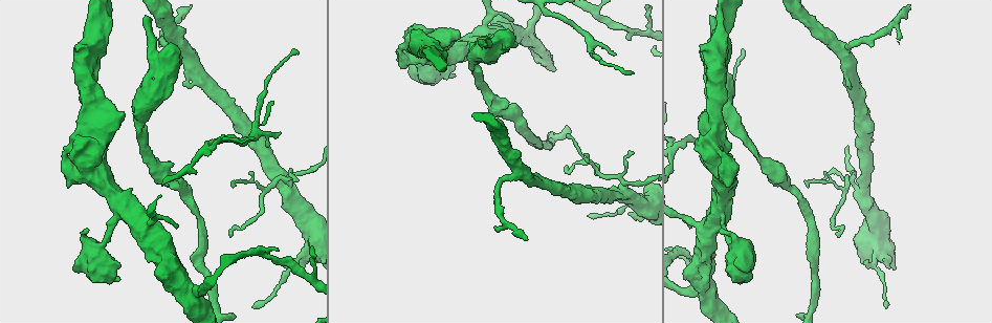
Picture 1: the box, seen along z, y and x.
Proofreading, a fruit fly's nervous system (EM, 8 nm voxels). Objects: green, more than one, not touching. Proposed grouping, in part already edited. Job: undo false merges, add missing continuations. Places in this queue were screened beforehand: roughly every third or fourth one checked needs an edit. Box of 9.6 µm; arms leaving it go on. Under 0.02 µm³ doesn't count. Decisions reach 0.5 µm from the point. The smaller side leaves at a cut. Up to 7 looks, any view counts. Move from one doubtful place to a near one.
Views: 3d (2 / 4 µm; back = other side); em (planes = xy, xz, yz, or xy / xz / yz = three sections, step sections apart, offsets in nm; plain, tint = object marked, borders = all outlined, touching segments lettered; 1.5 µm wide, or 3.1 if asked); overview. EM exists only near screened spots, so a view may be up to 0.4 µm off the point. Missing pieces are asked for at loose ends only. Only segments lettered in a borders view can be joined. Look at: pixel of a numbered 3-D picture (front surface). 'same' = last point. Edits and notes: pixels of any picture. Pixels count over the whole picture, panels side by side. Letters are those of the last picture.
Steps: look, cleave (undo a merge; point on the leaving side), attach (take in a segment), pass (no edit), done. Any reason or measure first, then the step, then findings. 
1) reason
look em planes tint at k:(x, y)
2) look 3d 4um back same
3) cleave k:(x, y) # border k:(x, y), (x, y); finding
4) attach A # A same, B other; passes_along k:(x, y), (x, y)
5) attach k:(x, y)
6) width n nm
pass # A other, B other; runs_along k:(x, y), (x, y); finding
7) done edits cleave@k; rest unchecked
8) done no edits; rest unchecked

thick end
look 3d 4um at 1:(117, 279)

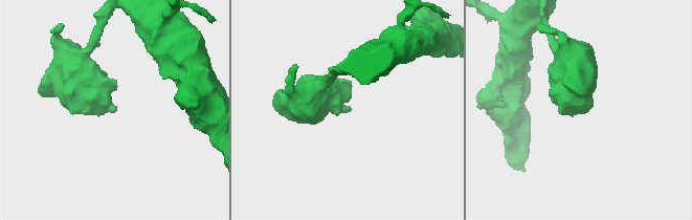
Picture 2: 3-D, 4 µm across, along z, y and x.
need the tissue
look em planes borders at 2:(114, 109)

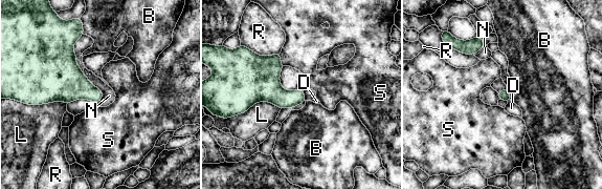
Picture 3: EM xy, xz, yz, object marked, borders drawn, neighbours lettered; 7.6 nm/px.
pass # B other, D other, L other, N other, R other, S other; no lettered segment goes on from it

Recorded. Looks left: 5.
calibre changes
look 3d 4um at 1:(879, 254)

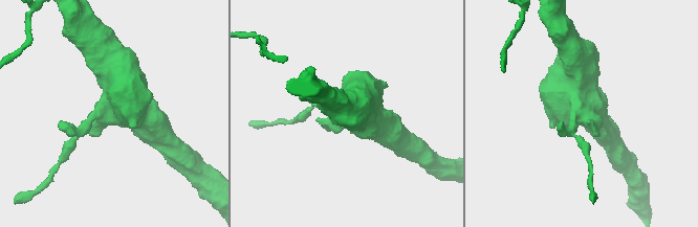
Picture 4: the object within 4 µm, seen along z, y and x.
look em planes borders at 4:(104, 109)

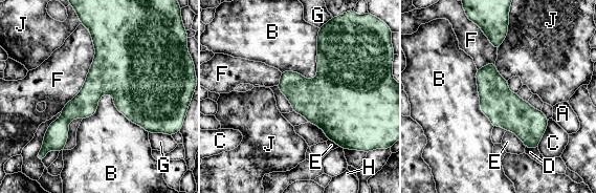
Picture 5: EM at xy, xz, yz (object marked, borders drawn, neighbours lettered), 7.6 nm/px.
pass # A other, B other, C other, D other, E other, F other, G other, H other, J other; runs_along 5:(479, 71), (535, 145); one cell here

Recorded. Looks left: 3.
branch stops here
look 3d 4um at 1:(144, 18)

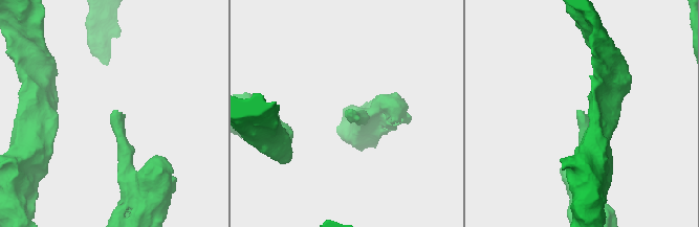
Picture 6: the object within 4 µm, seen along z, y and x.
now the EM
look em xy step 4 borders at 6:(349, 112)

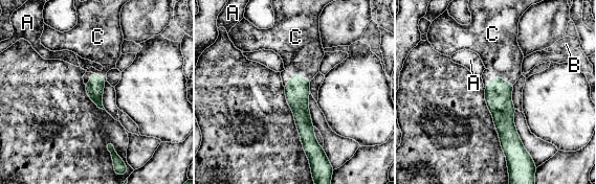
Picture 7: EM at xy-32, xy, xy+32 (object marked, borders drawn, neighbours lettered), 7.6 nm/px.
attach C # A other, B other, C same; passes_along 7:(498, 93), (503, 78), (498, 47); the cell continues

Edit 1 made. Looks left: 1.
done edits attach@7; rest unchecked

